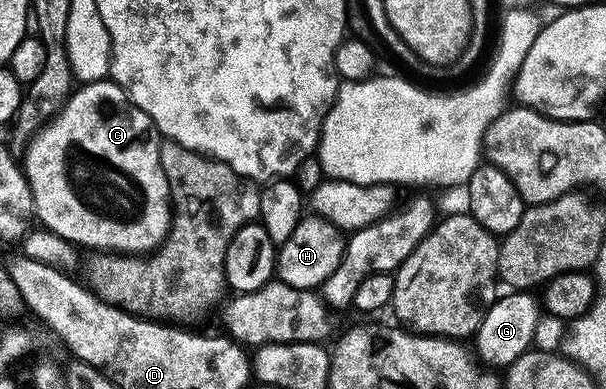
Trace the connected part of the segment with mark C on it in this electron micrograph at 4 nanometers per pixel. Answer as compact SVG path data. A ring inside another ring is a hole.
M113 80L87 82L79 85L71 93L70 97L67 98L61 110L24 147L24 153L26 153L26 162L24 158L24 173L32 192L34 213L37 221L45 229L51 230L56 236L60 236L65 242L69 242L75 247L92 246L90 248L96 252L142 254L155 251L166 238L166 234L170 230L170 220L172 217L170 185L164 176L164 168L160 164L161 147L160 135L158 129L154 127L153 120L135 102L131 102L126 92L121 90Z

